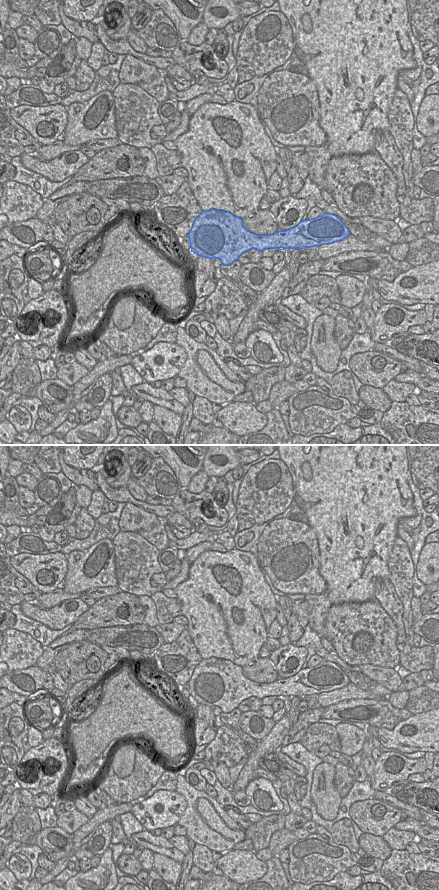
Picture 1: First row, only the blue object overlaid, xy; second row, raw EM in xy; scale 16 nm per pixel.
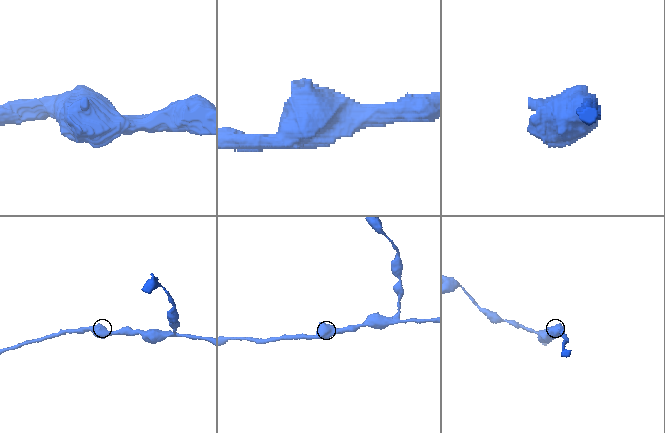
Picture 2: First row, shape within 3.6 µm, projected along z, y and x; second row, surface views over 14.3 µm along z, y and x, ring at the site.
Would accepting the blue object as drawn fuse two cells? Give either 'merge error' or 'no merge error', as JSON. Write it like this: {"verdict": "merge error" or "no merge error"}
{"verdict": "no merge error"}

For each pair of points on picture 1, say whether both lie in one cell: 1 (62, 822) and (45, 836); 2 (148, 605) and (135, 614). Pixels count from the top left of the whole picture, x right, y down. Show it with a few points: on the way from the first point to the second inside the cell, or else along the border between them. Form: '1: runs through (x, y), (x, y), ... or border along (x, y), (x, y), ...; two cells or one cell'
1: border along (57, 826), (72, 834); two cells
2: border along (137, 597), (145, 612), (143, 623); two cells

